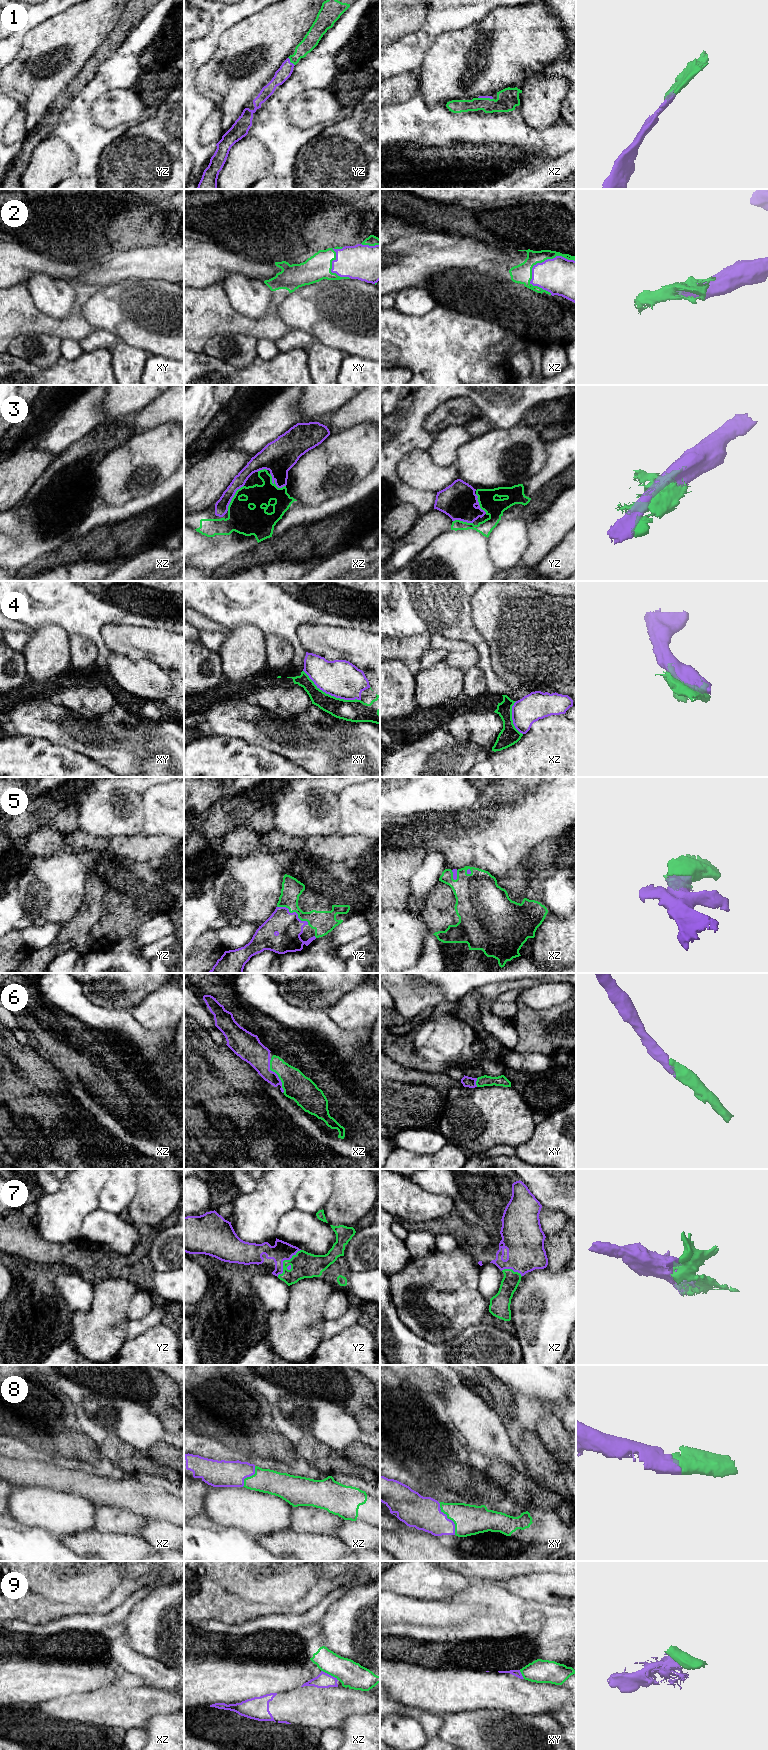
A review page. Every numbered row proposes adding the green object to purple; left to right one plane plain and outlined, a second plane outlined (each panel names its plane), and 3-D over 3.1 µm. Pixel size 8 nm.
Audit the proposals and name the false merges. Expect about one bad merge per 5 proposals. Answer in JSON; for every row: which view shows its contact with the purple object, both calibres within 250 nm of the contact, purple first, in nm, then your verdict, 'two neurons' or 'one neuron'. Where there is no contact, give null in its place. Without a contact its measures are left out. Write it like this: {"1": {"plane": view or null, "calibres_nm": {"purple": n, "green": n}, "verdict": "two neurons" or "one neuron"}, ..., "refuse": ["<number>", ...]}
{"1": {"plane": "yz", "calibres_nm": {"purple": 110, "green": 120}, "verdict": "one neuron"}, "2": {"plane": "xz", "calibres_nm": {"purple": 300, "green": 160}, "verdict": "one neuron"}, "3": {"plane": "xz", "calibres_nm": {"purple": 280, "green": 180}, "verdict": "one neuron"}, "4": {"plane": "xy", "calibres_nm": {"purple": 300, "green": 180}, "verdict": "two neurons"}, "5": {"plane": "yz", "calibres_nm": {"purple": 220, "green": 180}, "verdict": "one neuron"}, "6": {"plane": "xz", "calibres_nm": {"purple": 190, "green": 220}, "verdict": "one neuron"}, "7": {"plane": "yz", "calibres_nm": {"purple": 150, "green": 200}, "verdict": "one neuron"}, "8": {"plane": "xy", "calibres_nm": {"purple": 260, "green": 240}, "verdict": "one neuron"}, "9": {"plane": "xz", "calibres_nm": {"purple": 120, "green": 200}, "verdict": "two neurons"}, "refuse": ["4", "9"]}

